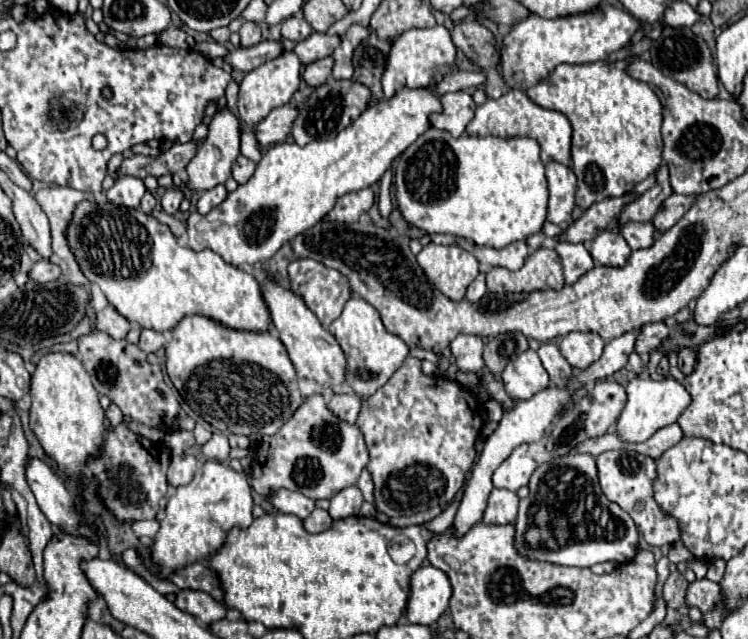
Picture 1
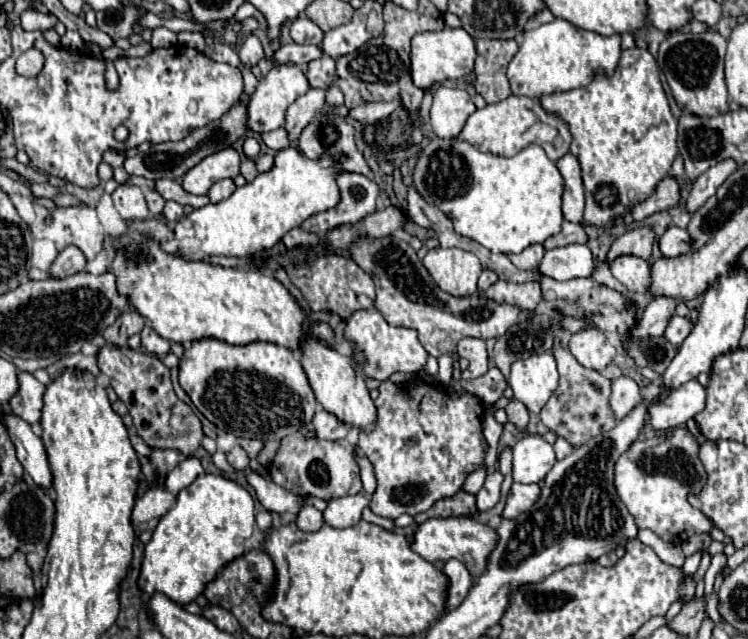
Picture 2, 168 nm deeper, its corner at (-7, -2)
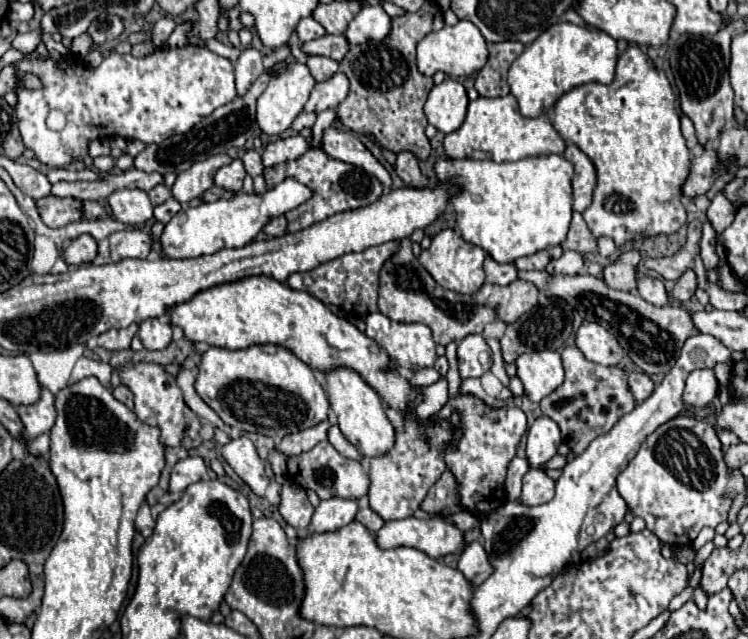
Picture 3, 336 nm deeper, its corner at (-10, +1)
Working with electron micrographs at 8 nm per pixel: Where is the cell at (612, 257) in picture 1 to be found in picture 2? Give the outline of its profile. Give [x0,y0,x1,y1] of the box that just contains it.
[608,255,650,295]

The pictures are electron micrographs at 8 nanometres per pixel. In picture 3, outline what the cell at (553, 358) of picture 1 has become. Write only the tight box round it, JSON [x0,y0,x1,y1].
[541,346,635,454]

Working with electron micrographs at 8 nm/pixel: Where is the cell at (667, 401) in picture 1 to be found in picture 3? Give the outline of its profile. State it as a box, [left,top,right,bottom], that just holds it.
[683,368,719,408]

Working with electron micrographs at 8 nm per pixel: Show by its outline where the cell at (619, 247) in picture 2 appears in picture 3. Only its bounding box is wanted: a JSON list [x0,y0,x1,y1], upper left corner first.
[605,250,639,292]

